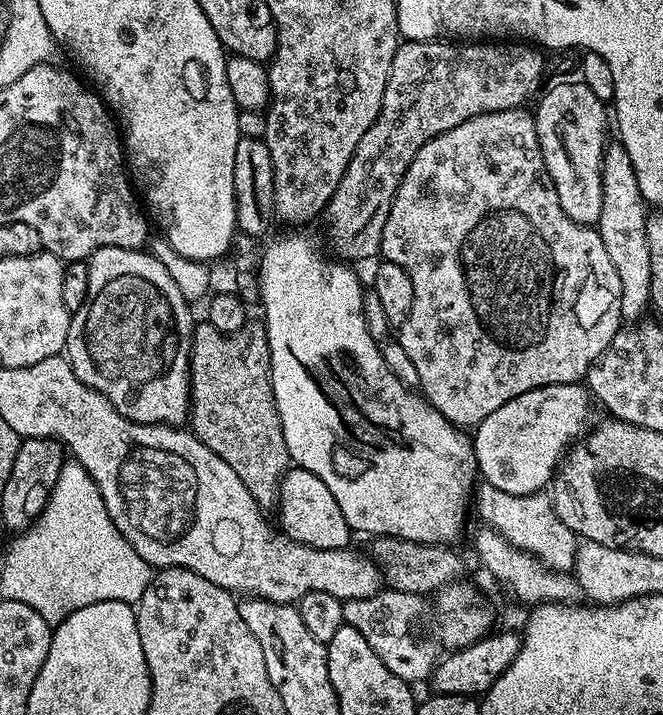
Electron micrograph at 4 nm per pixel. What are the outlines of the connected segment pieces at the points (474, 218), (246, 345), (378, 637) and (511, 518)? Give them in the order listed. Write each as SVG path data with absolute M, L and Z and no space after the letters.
M521 106L478 114L462 122L462 126L454 126L452 130L430 138L430 142L426 142L426 146L422 146L422 150L414 154L414 162L410 162L394 194L390 214L382 230L379 255L402 266L410 274L410 282L414 282L414 306L410 306L410 318L398 325L398 343L402 350L406 350L411 371L416 371L420 378L419 387L424 399L452 424L465 430L475 429L486 417L494 414L498 406L506 406L510 398L518 398L518 394L526 394L526 390L534 390L547 384L575 384L583 381L588 369L611 346L614 334L622 327L622 282L618 278L618 270L614 268L614 262L610 262L610 254L606 254L606 246L599 231L587 224L574 222L566 214L566 210L562 210L562 202L558 202L554 182L546 171L546 162L542 158L535 115L526 109L527 107Z
M246 322L236 332L225 334L210 323L197 323L192 330L192 357L188 373L192 375L191 431L207 448L214 450L214 454L221 456L232 467L234 474L238 474L238 478L242 478L257 504L275 505L280 491L280 480L290 467L290 457L272 389L267 327L260 322Z
M388 586L365 600L344 601L344 622L354 626L370 642L375 652L380 653L382 662L398 678L409 682L427 681L436 670L438 655L428 644L415 644L416 616L424 612L423 595L414 592L398 592Z
M493 484L483 494L484 502L478 506L478 512L510 543L539 557L553 569L568 570L575 565L578 537L560 521L547 495L519 496L506 490L498 490L498 486Z

